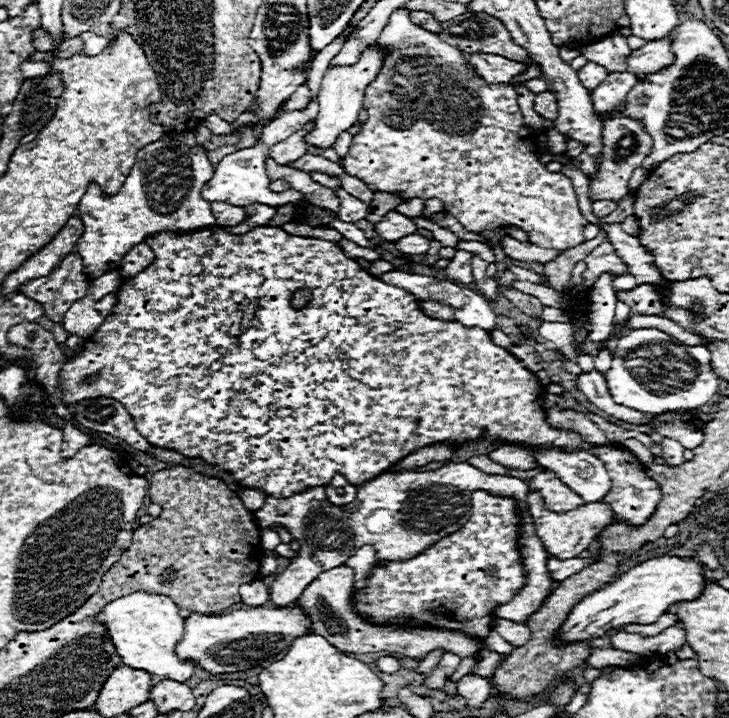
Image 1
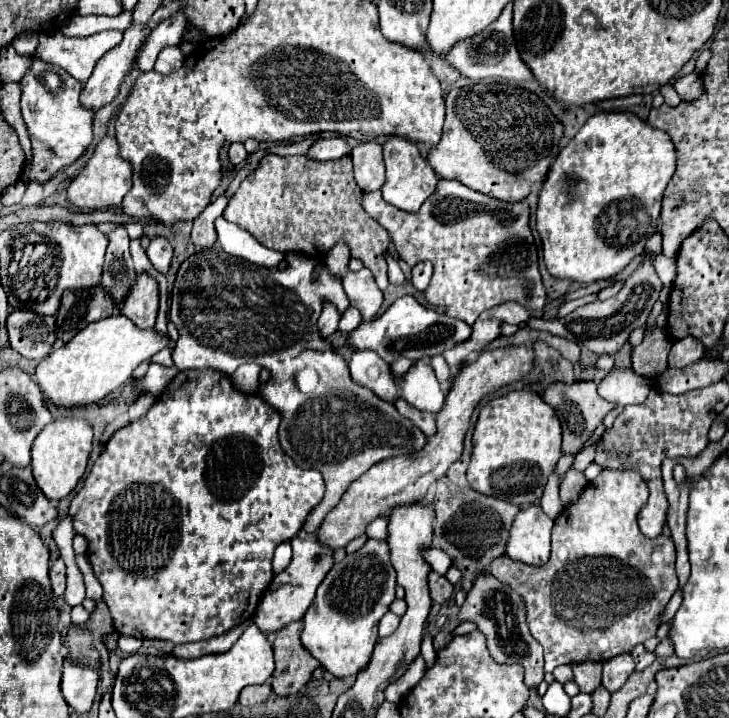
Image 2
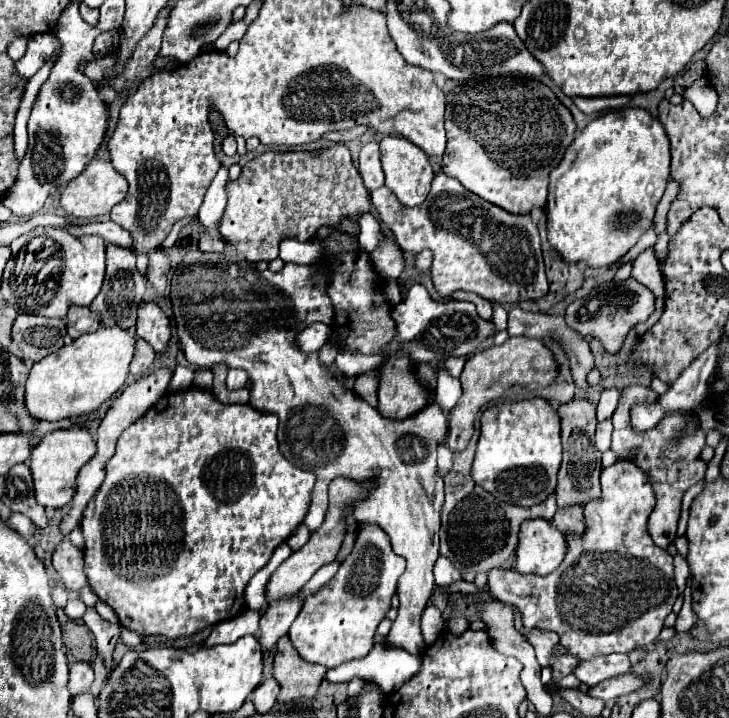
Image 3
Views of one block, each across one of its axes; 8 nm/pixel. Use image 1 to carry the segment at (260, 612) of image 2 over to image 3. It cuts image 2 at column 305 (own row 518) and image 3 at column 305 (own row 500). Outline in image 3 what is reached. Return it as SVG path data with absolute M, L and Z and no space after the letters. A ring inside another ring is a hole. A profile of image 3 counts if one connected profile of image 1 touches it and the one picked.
M300 524L298 532L292 532L292 536L288 538L288 544L290 544L292 550L300 550L306 544L308 538L310 538L310 530L304 524Z

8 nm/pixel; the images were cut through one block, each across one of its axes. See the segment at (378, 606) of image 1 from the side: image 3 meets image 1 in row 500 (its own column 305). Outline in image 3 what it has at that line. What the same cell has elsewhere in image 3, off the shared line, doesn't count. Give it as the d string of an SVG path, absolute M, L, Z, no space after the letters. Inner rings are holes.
M196 386L184 392L166 392L138 422L134 422L130 428L126 428L120 434L116 442L116 454L110 458L106 466L106 478L100 490L84 508L84 518L82 518L80 528L86 540L86 548L84 548L86 568L84 570L88 576L88 584L98 594L98 598L116 612L116 616L120 618L120 624L128 630L138 632L140 636L156 634L168 640L178 638L178 636L192 636L204 628L210 628L218 622L238 616L246 608L246 600L244 600L246 584L260 568L268 564L276 546L286 542L288 536L302 524L310 508L316 476L312 472L304 472L296 468L280 454L278 444L276 444L278 418L274 414L260 412L252 408L250 404L222 404L212 398L214 398L212 392L200 390Z

